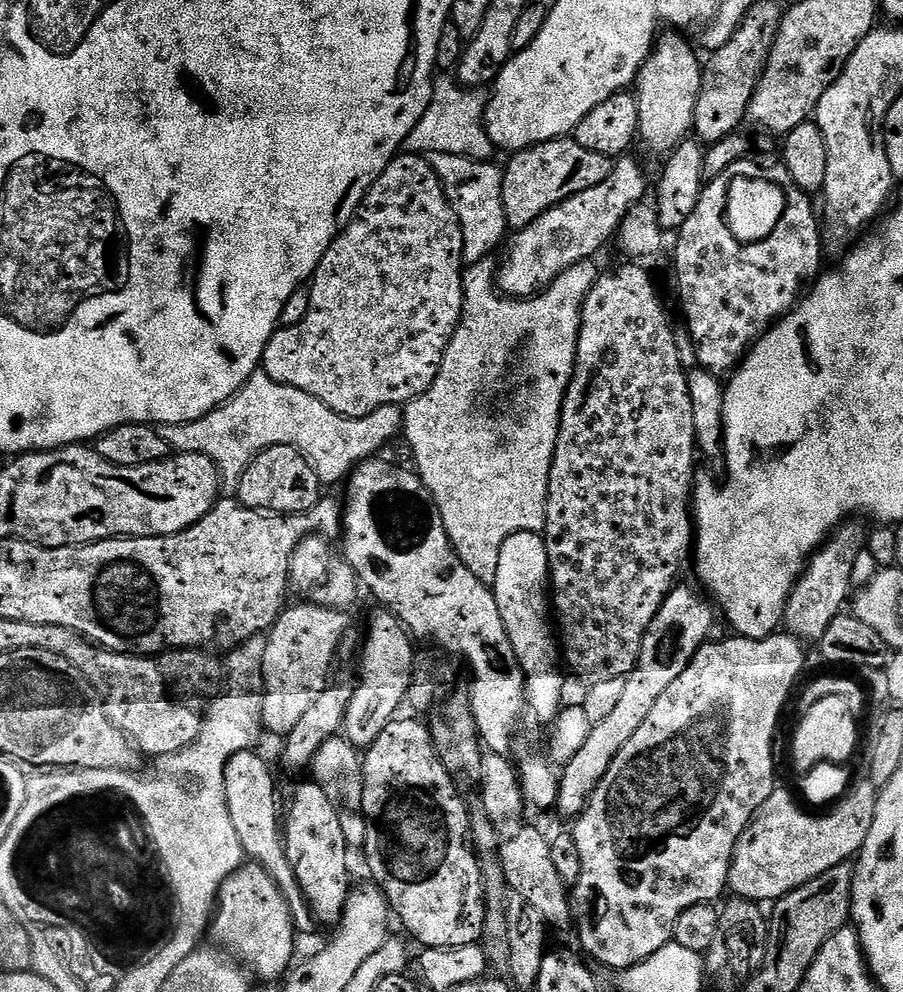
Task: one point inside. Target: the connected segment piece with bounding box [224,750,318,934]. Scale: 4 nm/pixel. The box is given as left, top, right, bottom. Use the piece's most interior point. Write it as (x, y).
(250, 788)

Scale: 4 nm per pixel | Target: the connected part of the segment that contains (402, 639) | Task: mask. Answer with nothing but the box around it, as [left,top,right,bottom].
[342,610,414,750]

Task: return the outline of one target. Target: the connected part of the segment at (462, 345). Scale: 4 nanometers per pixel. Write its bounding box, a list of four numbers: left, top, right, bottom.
[402,258,602,585]

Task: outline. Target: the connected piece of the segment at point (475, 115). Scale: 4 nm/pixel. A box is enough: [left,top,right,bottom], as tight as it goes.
[404,79,494,161]

